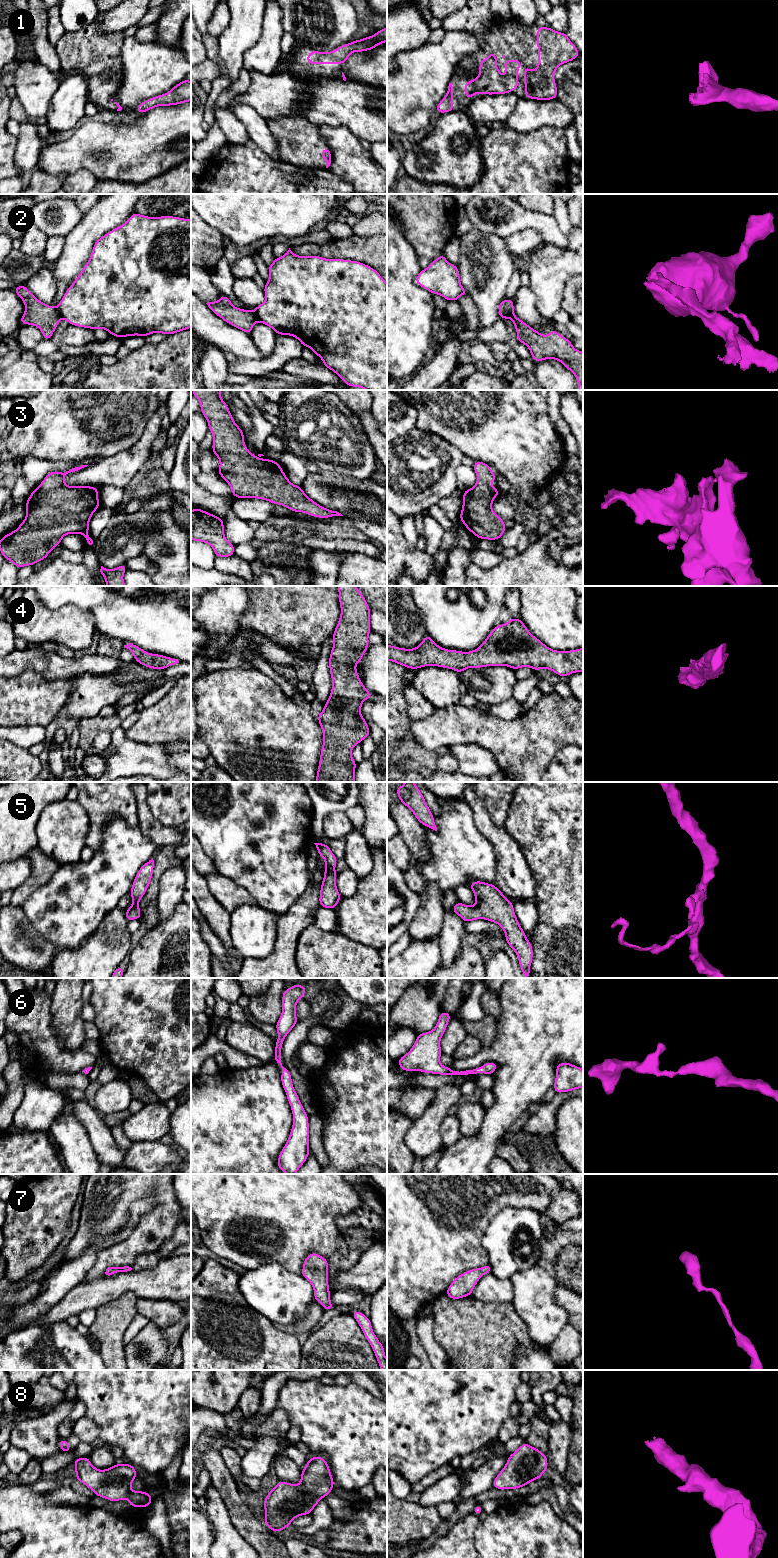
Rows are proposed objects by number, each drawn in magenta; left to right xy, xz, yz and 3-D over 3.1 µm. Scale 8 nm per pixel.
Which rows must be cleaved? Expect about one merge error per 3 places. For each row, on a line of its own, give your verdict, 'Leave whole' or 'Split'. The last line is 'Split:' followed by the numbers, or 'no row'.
1: Leave whole
2: Split
3: Leave whole
4: Leave whole
5: Leave whole
6: Leave whole
7: Leave whole
8: Leave whole
Split: 2

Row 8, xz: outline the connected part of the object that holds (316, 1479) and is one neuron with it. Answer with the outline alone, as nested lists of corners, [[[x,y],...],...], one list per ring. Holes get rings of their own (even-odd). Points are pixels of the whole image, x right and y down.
[[[320,1456],[309,1458],[302,1468],[300,1484],[279,1481],[264,1498],[264,1523],[273,1532],[284,1531],[294,1518],[311,1514],[335,1485],[328,1462]]]

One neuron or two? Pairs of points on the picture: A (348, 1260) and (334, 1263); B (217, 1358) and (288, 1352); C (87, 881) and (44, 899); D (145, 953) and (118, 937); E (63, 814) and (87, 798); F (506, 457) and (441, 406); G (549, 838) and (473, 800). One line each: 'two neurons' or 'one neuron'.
A: one neuron
B: one neuron
C: one neuron
D: two neurons
E: two neurons
F: one neuron
G: two neurons

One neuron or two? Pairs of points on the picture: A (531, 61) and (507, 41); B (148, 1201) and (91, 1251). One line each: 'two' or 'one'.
A: one
B: one

